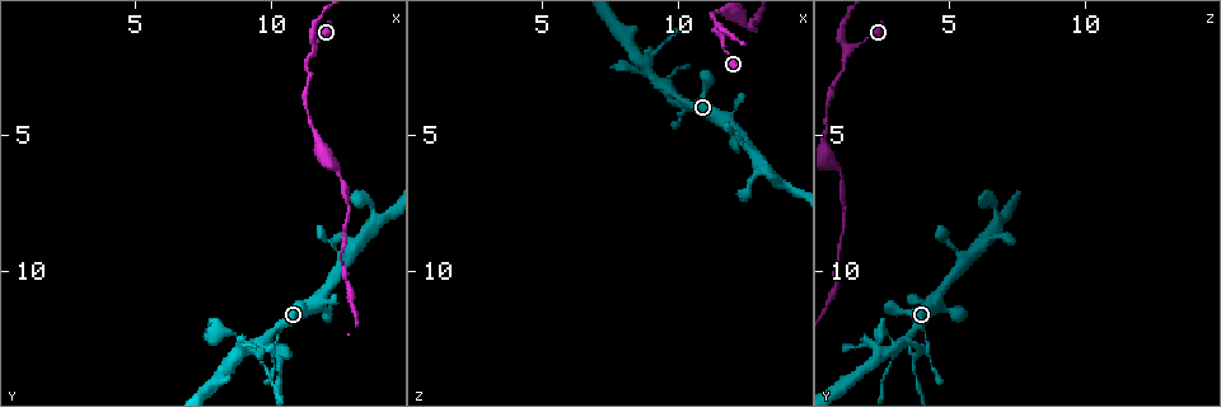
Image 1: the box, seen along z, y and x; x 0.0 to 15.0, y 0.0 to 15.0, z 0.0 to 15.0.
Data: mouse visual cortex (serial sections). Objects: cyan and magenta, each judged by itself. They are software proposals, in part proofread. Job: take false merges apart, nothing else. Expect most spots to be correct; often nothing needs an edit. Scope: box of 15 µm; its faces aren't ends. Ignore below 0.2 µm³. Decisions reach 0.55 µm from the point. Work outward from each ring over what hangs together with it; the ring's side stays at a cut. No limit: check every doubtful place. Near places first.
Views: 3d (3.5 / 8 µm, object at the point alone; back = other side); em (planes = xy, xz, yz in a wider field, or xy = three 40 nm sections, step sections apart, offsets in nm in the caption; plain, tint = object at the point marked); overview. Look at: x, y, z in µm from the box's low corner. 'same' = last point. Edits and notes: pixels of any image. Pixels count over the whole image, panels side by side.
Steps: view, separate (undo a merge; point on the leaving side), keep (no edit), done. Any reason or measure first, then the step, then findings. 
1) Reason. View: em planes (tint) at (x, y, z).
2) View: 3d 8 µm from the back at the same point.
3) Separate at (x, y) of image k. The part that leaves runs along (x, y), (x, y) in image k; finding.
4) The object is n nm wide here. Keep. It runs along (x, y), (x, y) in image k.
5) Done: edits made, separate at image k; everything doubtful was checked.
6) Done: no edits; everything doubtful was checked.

A fork. View: 3d 3.5 µm at (11.6, 1.8, 1.5).

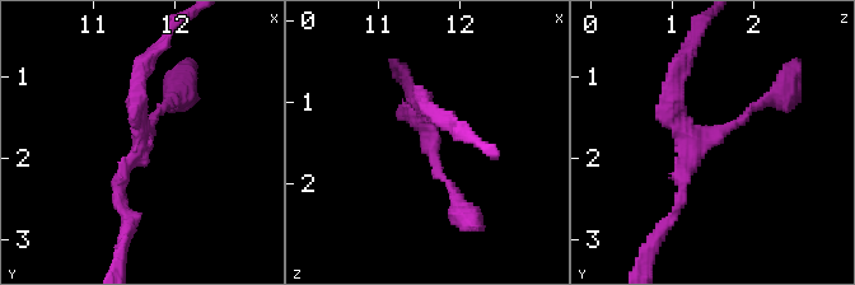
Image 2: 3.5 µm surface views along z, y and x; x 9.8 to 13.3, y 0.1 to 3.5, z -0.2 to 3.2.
View: em xy step 5 (tint) at (11.65, 1.80, 1.40).

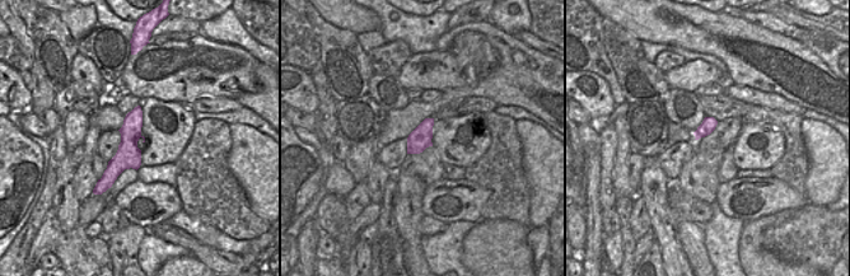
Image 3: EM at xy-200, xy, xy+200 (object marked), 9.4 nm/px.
Keep. It runs along (138, 110), (127, 154), (106, 179) in image 3; all the same cell.

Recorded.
Three-way junction. View: 3d 8 µm at (9.7, 12.5, 3.5).

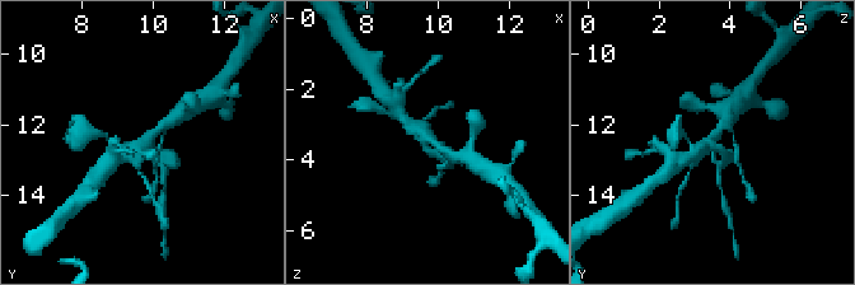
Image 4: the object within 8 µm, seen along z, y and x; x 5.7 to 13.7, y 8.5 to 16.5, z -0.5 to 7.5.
3 arms meet here; the arms are 250, 250, 350 nm wide. View: em xy step 2 (tint) at (9.8, 12.5, 3.4).

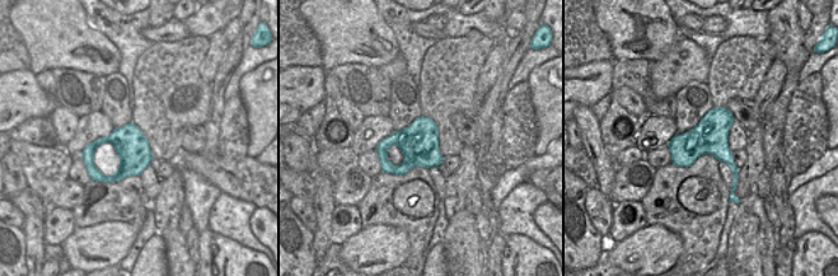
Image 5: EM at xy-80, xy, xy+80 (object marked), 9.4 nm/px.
Keep. It runs along (172, 120), (136, 154), (122, 159) in image 4; one cell here.

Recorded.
Calibre changes. View: 3d 3.5 µm at (10.3, 13.3, 3.7).

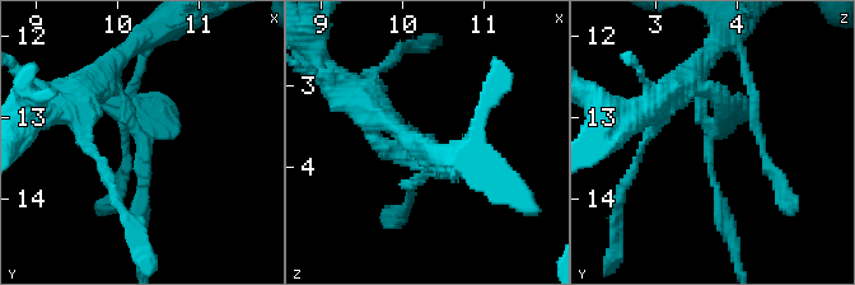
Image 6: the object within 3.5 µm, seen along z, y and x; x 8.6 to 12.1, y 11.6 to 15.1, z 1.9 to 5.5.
View: em xy step 1 (tint) at (10.30, 13.25, 3.65).

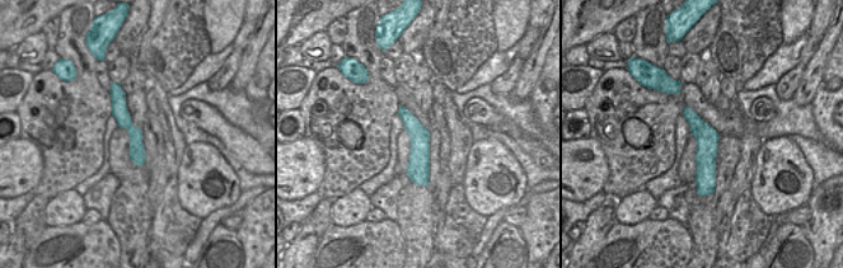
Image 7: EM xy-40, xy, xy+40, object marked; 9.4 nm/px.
Another direction. View: em planes (tint) at the same point.

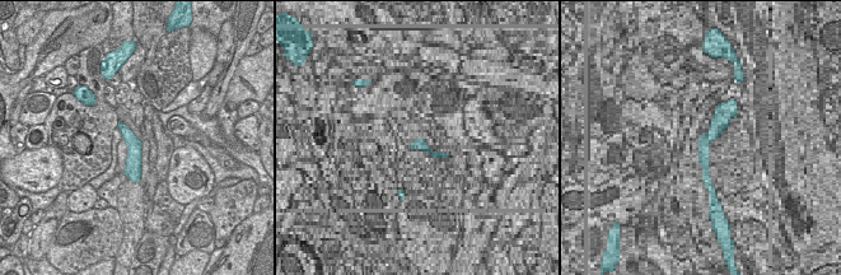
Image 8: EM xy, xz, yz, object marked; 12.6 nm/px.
Keep. It runs along (122, 127), (134, 145), (136, 178) in image 8; one cell here.

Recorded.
Calibre changes. View: 3d 3.5 µm at (9.6, 13.2, 2.8).

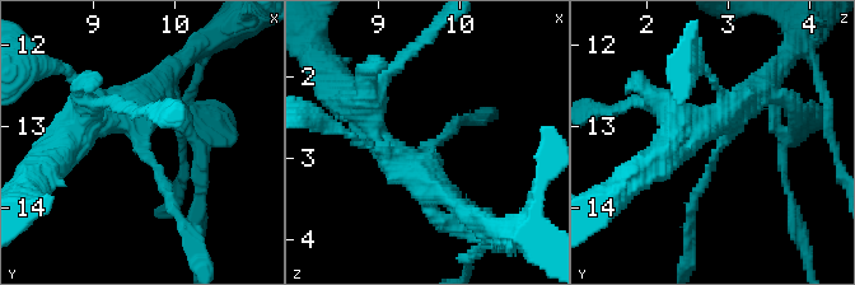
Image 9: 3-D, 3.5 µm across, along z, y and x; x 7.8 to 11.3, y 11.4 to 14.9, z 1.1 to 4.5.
View: em xy step 5 (tint) at (9.60, 13.20, 2.90).

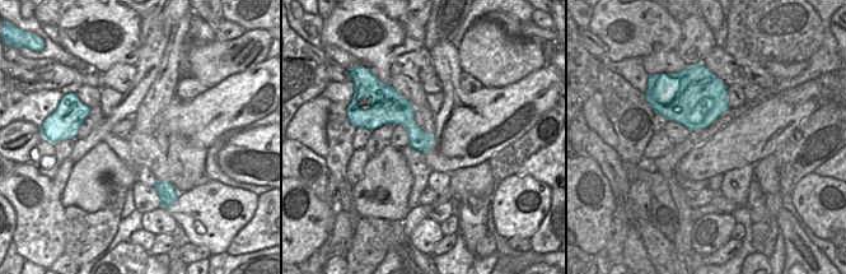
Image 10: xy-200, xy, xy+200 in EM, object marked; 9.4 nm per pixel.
Keep. Continuous, no second cell.

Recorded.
Done: no edits; everything doubtful was checked.

